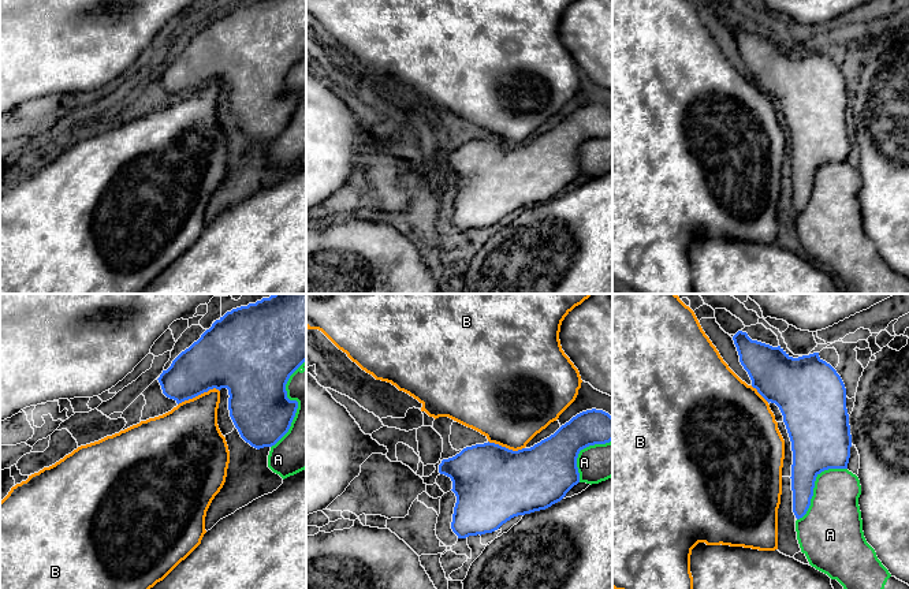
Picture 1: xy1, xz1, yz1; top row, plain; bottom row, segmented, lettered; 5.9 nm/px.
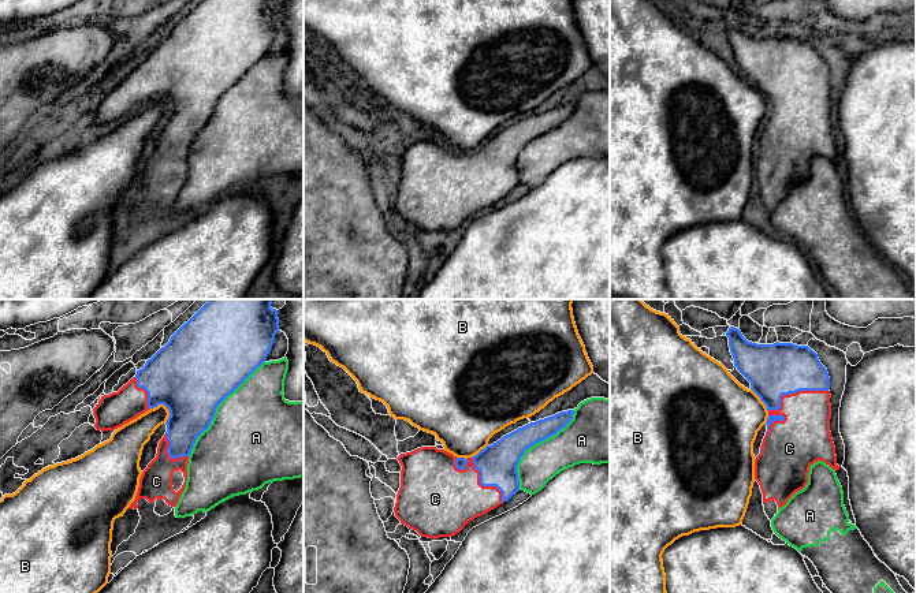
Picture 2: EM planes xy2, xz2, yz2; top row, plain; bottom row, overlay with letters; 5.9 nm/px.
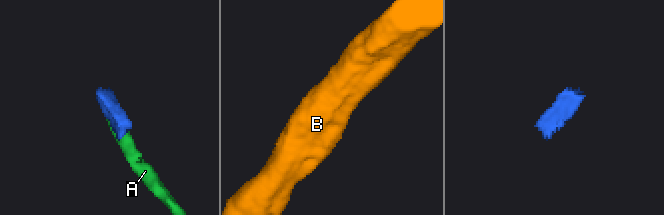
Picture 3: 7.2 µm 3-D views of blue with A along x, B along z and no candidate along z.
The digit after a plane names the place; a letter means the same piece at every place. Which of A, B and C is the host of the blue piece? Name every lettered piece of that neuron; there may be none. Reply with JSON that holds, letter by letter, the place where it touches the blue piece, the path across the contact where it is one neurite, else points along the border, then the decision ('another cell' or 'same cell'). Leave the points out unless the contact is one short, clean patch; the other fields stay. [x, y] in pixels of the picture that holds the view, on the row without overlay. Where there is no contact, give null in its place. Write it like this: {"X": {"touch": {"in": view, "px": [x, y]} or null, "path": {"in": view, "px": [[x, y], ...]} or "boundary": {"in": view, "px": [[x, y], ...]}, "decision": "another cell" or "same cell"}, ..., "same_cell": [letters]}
{"A": {"touch": {"in": "xy2", "px": [216, 101]}, "decision": "another cell"}, "B": {"touch": {"in": "xy1", "px": [198, 88]}, "decision": "another cell"}, "C": {"touch": {"in": "yz2", "px": [793, 86]}, "decision": "same cell"}, "same_cell": ["C"]}

